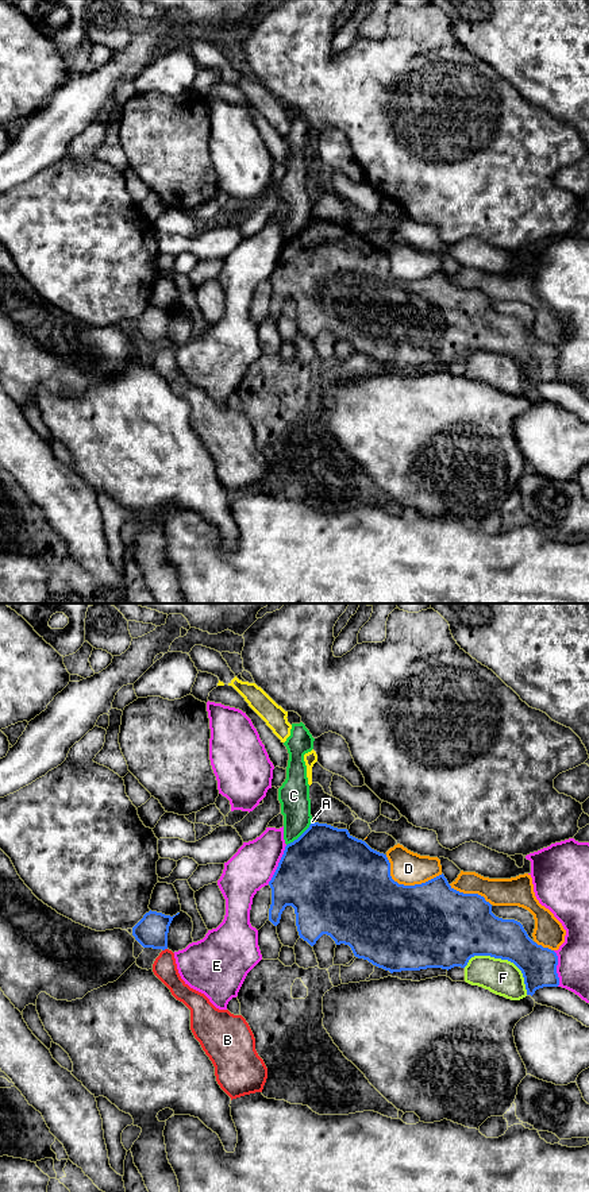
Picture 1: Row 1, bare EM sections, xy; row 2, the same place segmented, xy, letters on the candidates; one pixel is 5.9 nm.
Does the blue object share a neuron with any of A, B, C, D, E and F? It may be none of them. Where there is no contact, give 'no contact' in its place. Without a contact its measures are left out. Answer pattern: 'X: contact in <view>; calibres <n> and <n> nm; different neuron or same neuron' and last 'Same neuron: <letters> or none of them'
A: contact in xy; calibres 440 and 30 nm; different neuron
B: contact in xy; calibres 190 and 140 nm; different neuron
C: contact in xy; calibres 500 and 190 nm; different neuron
D: contact in xy; calibres 500 and 200 nm; different neuron
E: contact in xy; calibres 500 and 260 nm; different neuron
F: contact in xy; calibres 300 and 220 nm; different neuron
Same neuron: none of them

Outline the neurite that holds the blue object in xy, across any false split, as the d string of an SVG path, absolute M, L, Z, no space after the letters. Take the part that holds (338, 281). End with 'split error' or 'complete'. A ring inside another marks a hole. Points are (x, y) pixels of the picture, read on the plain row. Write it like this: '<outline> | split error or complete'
M319 217L311 219L297 235L285 242L269 281L272 283L269 316L277 321L285 302L292 301L299 331L311 342L327 329L336 340L349 340L355 352L367 355L390 369L427 363L447 366L454 362L465 363L474 351L490 351L508 355L521 366L527 390L532 391L543 382L559 381L557 348L534 337L520 317L496 312L492 308L492 300L484 292L454 285L443 269L421 279L399 279L390 271L386 250L353 232L347 224Z | complete

